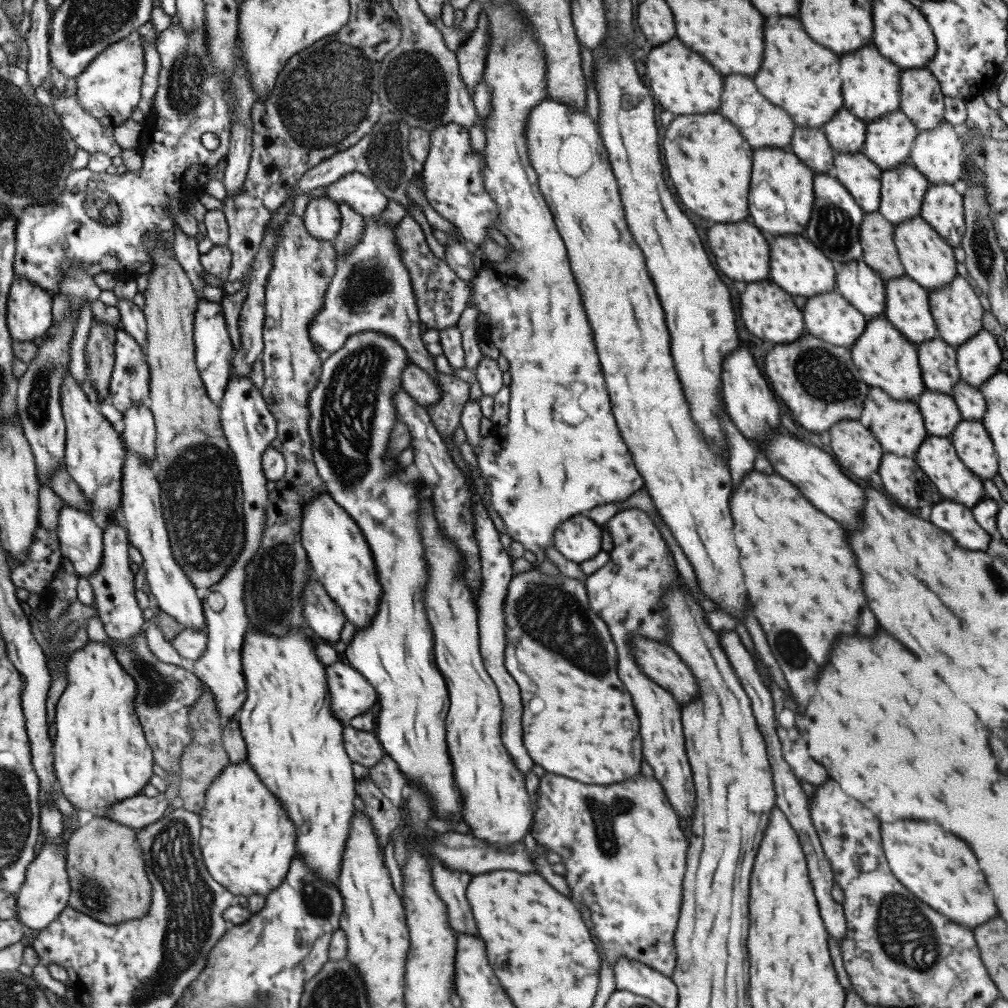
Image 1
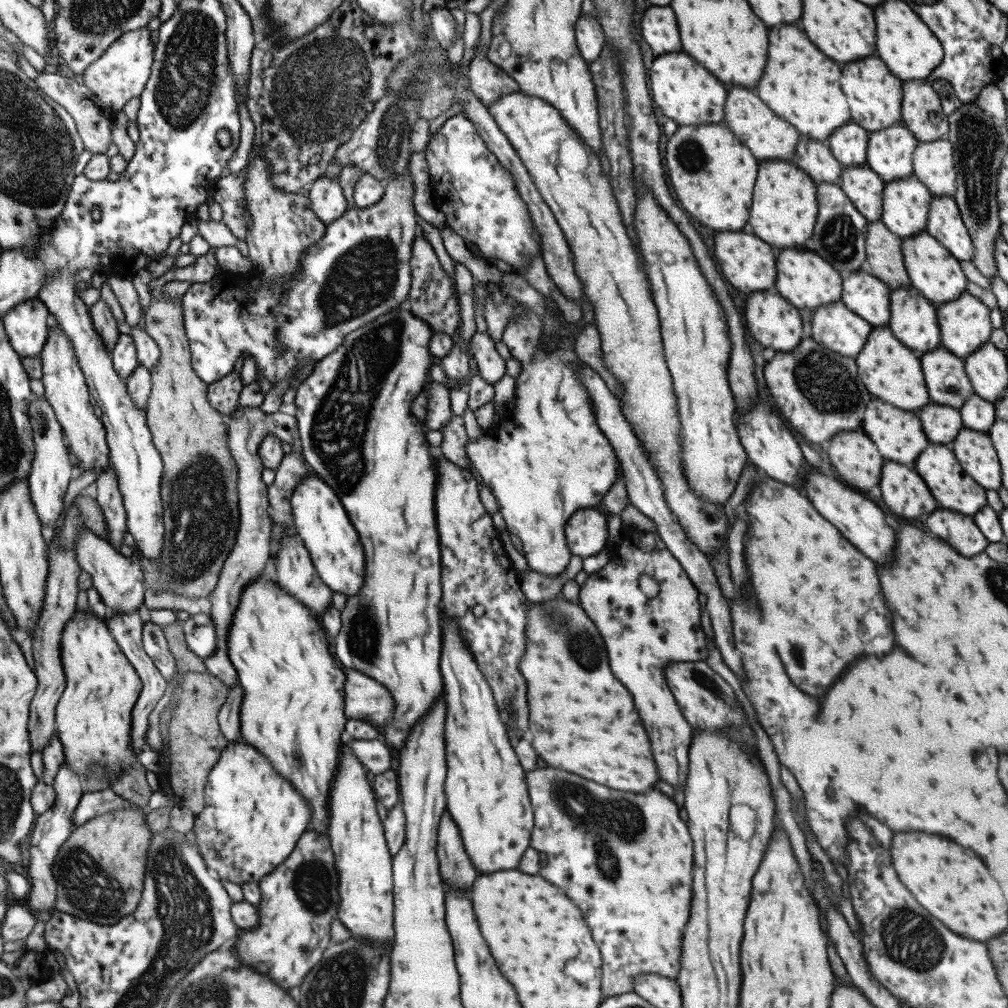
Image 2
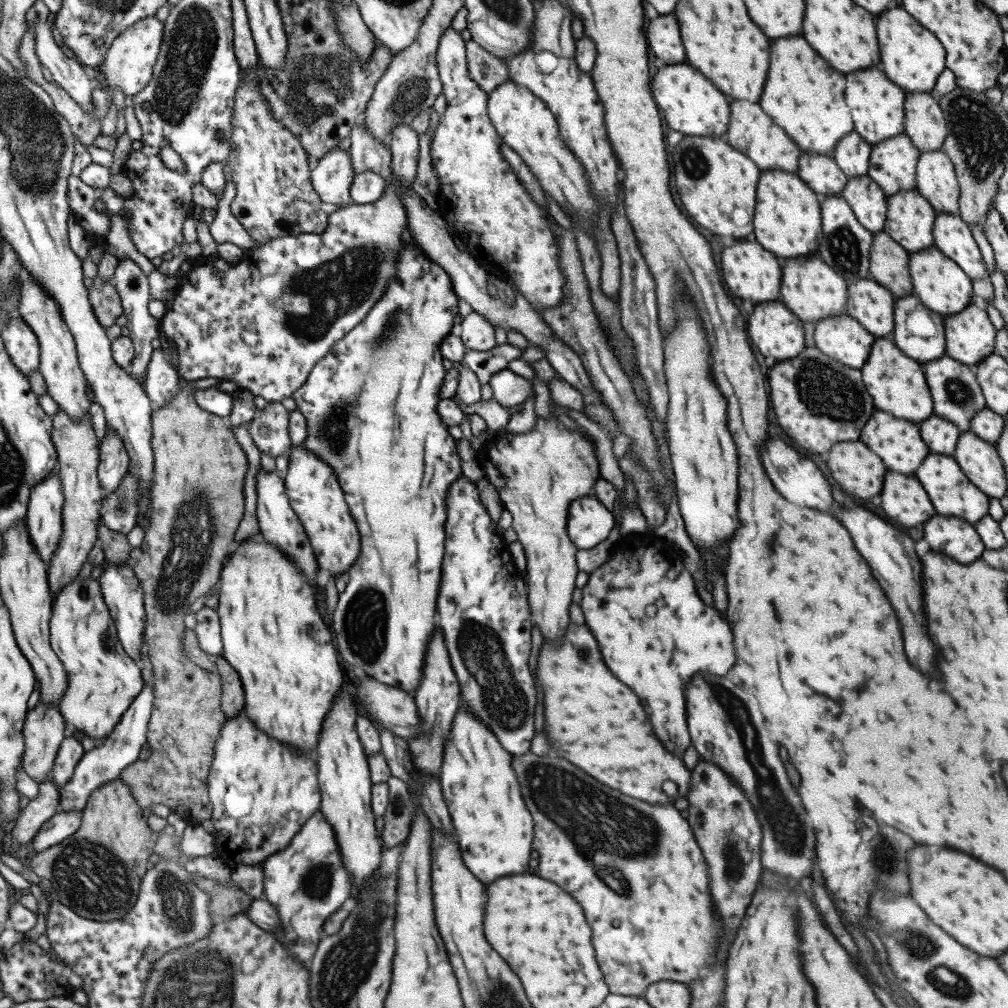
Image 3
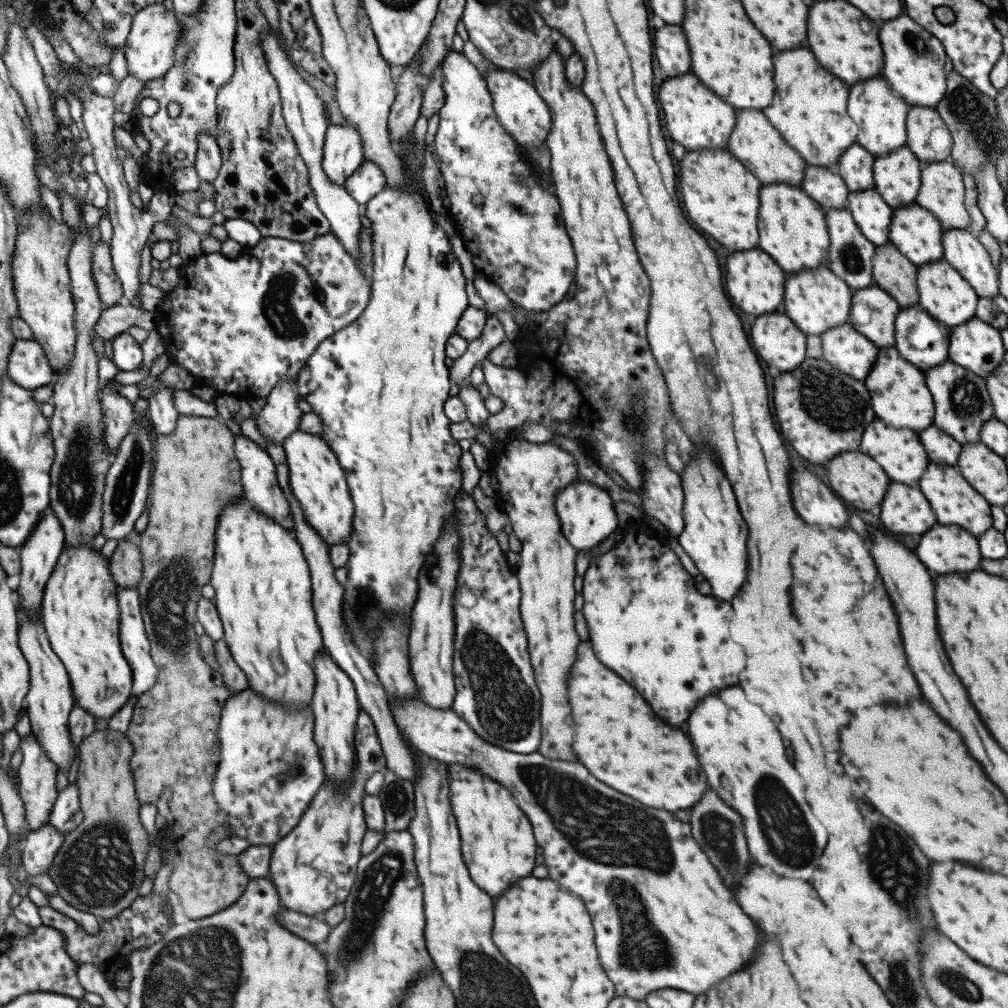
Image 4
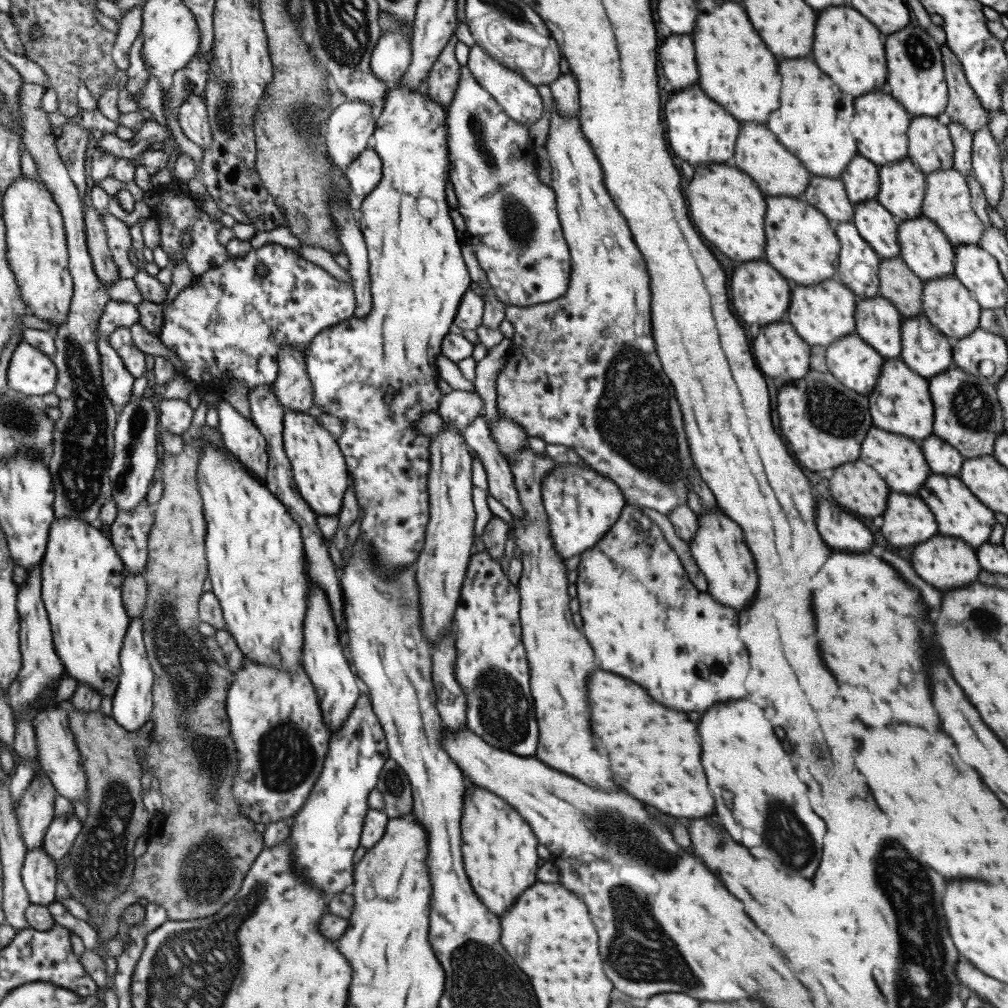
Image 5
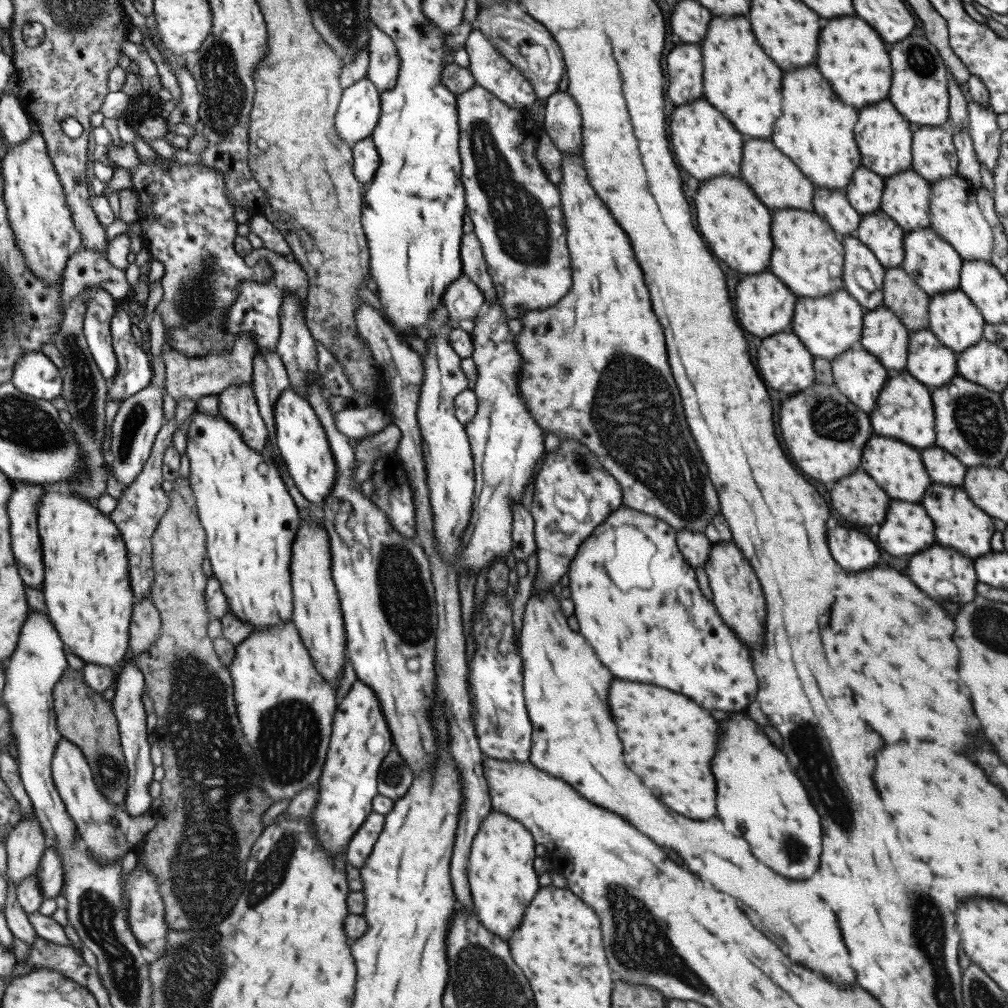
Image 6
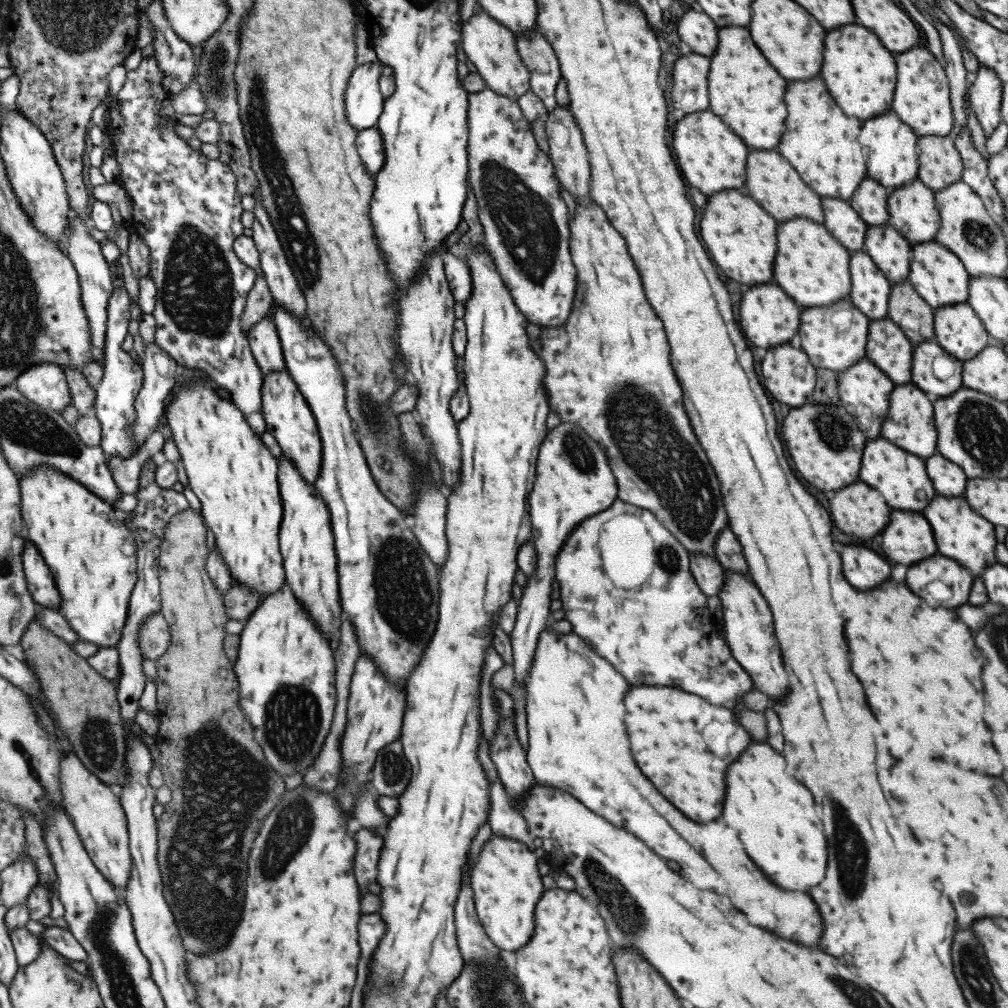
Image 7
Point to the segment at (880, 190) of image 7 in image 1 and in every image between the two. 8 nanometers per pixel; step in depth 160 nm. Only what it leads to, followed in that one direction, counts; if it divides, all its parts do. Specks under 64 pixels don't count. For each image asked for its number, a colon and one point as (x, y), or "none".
1: (844, 132)
2: (848, 143)
3: (851, 153)
4: (854, 166)
5: (860, 178)
6: (863, 191)

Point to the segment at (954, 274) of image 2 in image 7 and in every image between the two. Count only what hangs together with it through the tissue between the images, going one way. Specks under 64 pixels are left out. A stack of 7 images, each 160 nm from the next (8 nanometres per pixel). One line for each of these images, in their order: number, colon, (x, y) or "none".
3: (941, 286)
4: (942, 292)
5: (947, 304)
6: (952, 318)
7: (957, 329)

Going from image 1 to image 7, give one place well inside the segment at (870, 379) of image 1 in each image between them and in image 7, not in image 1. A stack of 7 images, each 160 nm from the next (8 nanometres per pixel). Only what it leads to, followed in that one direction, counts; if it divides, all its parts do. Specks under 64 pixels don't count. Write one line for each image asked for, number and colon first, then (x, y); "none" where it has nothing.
2: (889, 370)
3: (896, 383)
4: (899, 396)
5: (905, 394)
6: (903, 409)
7: (908, 423)

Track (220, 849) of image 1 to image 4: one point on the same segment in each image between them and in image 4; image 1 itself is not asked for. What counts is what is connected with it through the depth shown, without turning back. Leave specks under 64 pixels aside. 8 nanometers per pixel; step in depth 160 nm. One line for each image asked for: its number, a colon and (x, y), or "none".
2: (251, 819)
3: (261, 791)
4: (268, 771)

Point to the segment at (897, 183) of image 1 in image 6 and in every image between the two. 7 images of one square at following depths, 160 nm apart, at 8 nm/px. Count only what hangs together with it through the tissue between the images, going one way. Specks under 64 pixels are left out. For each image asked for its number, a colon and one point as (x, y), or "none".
2: (905, 202)
3: (909, 217)
4: (916, 233)
5: (924, 249)
6: (934, 266)

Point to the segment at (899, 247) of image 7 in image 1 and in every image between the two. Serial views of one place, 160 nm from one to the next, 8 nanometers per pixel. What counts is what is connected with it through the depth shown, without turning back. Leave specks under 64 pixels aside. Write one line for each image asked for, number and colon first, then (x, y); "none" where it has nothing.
1: (861, 178)
2: (863, 188)
3: (867, 201)
4: (872, 216)
5: (877, 227)
6: (878, 232)

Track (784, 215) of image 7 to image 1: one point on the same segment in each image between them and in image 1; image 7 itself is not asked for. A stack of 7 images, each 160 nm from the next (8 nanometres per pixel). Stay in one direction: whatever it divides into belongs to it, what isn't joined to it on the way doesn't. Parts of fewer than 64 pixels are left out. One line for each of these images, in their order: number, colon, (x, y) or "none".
1: (761, 124)
2: (768, 137)
3: (749, 130)
4: (761, 150)
5: (775, 170)
6: (775, 180)

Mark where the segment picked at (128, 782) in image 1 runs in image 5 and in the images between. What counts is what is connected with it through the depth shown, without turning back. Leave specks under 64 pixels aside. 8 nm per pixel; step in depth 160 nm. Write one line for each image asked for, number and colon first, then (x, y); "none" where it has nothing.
2: (93, 719)
3: (103, 680)
4: (81, 610)
5: (83, 575)

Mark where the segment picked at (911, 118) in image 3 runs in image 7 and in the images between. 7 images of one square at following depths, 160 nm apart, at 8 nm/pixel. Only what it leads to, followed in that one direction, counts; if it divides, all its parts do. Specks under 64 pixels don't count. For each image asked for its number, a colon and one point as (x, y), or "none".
4: (927, 137)
5: (929, 146)
6: (933, 154)
7: (939, 164)

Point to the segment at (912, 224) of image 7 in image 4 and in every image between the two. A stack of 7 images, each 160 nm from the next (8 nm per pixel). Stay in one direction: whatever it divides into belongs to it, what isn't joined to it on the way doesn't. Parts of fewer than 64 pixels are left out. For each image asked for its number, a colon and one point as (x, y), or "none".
4: (896, 175)
5: (901, 185)
6: (905, 197)

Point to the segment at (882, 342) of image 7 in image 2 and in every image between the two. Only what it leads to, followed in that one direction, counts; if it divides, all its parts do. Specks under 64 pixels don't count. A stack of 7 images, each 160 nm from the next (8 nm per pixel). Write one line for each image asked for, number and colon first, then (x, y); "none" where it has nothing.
2: (862, 293)
3: (869, 303)
4: (872, 313)
5: (877, 322)
6: (883, 335)

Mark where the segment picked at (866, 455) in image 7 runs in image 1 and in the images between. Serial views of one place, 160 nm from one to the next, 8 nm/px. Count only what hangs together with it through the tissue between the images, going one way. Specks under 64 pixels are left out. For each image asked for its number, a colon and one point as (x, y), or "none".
1: (898, 426)
2: (898, 435)
3: (898, 444)
4: (899, 453)
5: (899, 461)
6: (897, 468)

